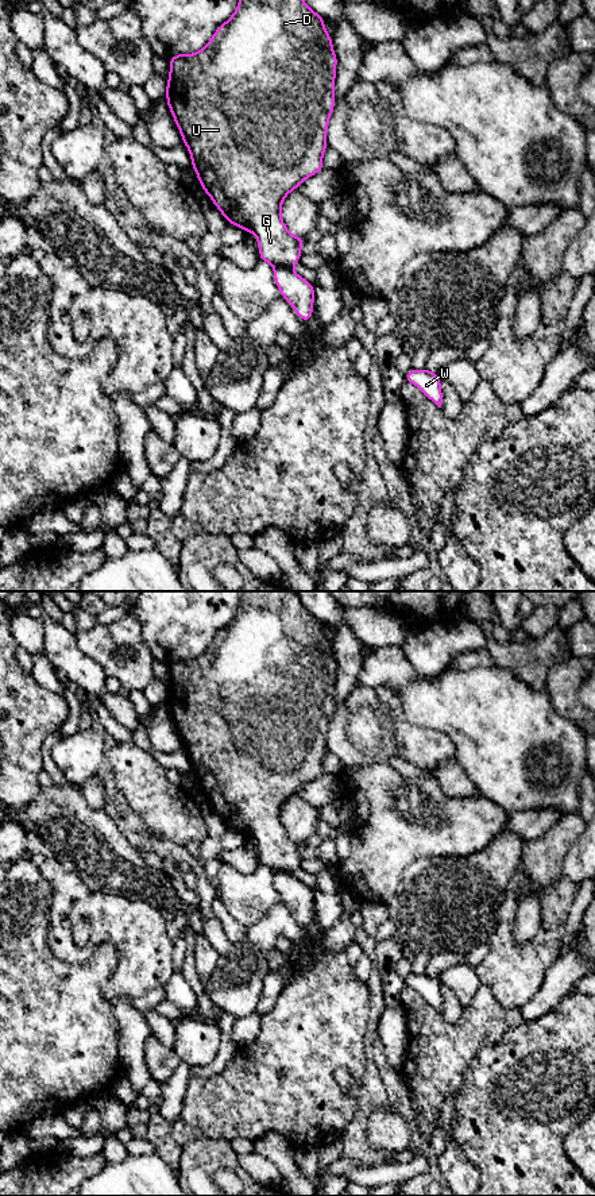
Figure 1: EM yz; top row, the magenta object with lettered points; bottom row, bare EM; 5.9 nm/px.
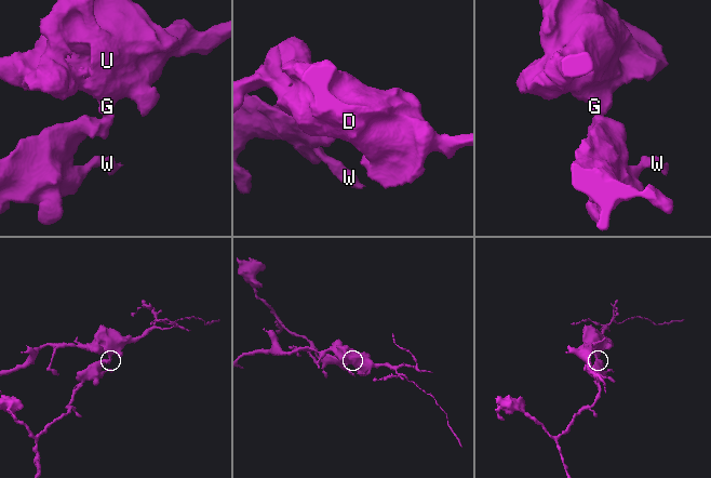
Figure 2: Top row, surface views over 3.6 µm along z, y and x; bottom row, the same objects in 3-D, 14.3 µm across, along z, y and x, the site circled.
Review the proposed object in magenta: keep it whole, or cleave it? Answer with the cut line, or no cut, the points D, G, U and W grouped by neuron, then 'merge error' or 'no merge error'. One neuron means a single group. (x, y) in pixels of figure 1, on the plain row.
cut yz (289, 871), (274, 872); groups D G U / W; merge error

